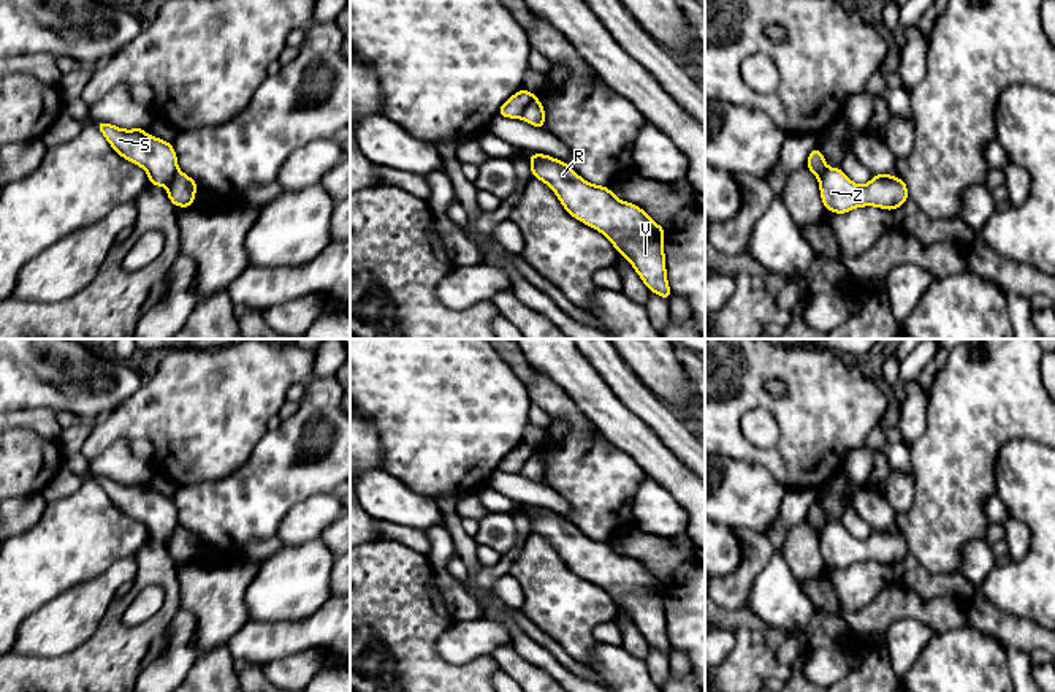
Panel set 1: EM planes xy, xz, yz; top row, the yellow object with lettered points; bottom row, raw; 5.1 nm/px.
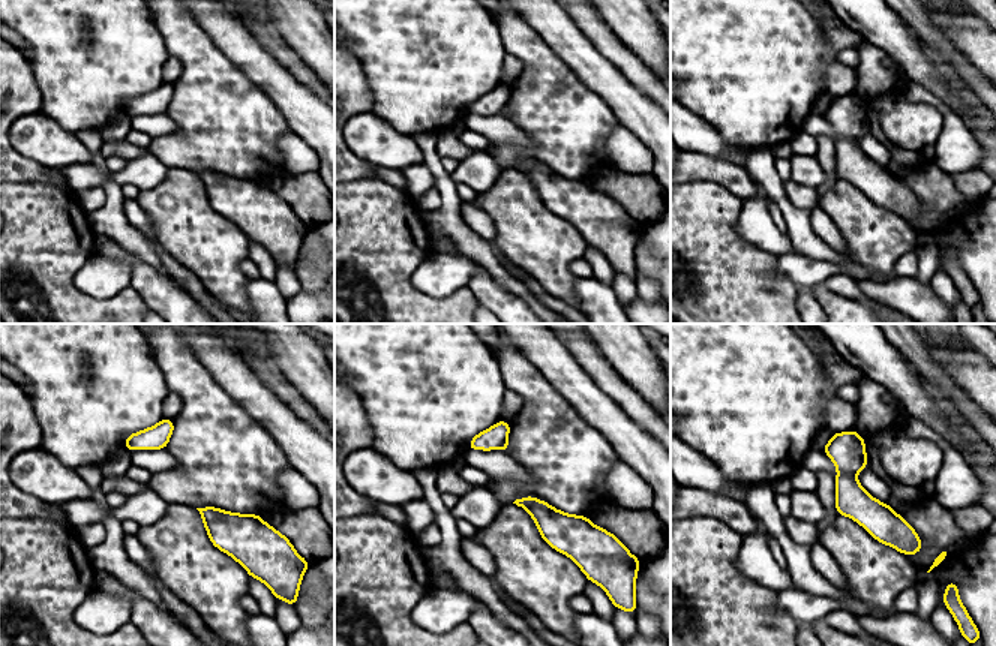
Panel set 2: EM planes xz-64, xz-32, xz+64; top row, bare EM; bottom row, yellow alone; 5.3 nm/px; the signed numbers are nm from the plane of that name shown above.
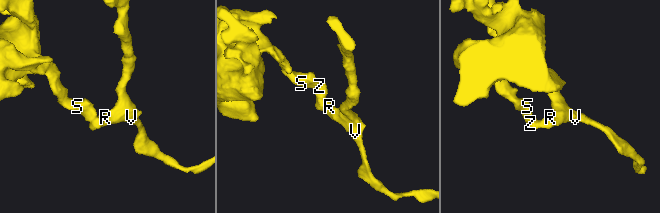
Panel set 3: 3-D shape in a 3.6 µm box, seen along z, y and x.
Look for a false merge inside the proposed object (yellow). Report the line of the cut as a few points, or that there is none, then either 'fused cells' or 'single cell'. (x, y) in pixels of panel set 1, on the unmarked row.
cut xz (536, 452), (520, 472); fused cells

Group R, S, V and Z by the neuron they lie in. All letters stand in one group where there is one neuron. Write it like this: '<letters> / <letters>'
R V Z / S

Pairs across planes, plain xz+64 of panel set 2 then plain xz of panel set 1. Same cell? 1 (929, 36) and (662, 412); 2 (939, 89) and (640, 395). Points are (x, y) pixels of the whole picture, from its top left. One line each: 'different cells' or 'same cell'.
1: same cell
2: different cells

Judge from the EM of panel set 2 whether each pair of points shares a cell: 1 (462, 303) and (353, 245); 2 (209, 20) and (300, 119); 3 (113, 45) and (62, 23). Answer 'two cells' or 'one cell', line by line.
1: one cell
2: one cell
3: one cell

